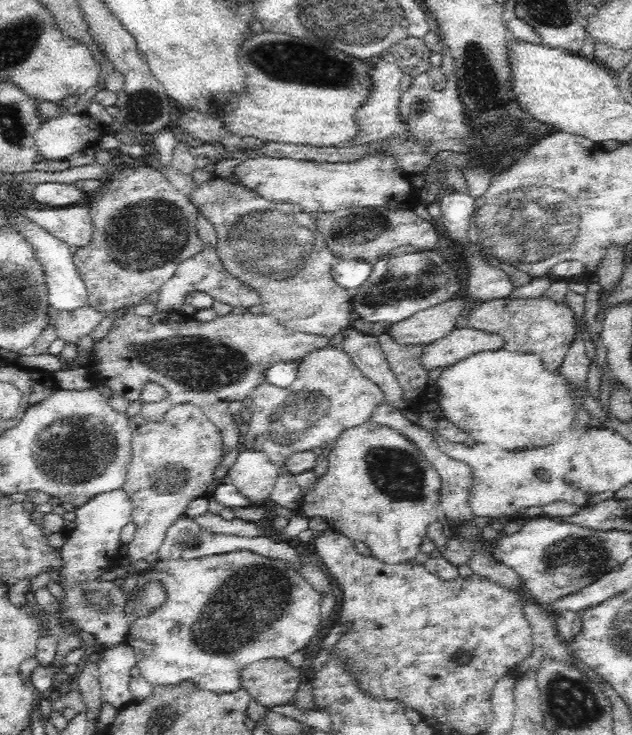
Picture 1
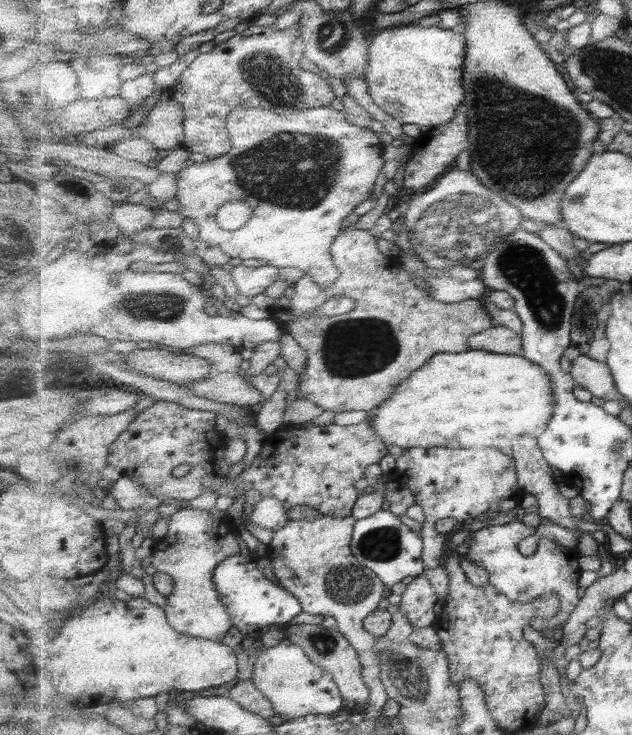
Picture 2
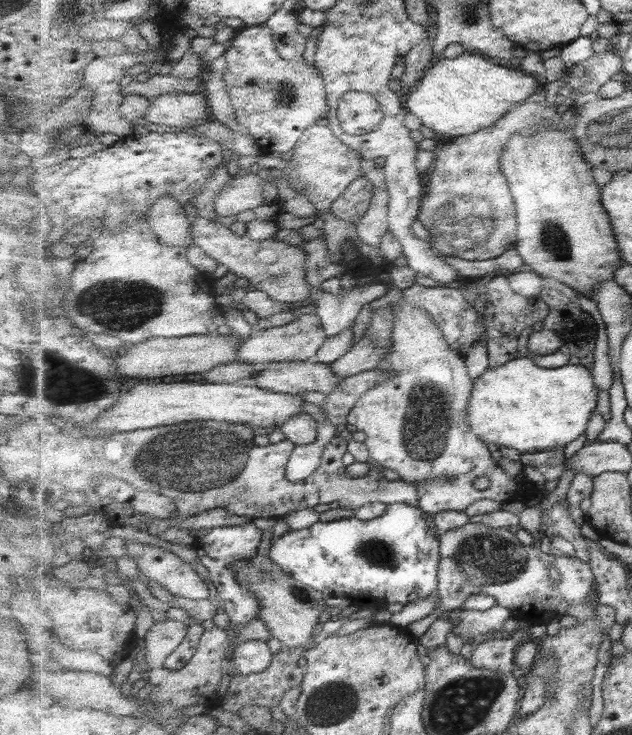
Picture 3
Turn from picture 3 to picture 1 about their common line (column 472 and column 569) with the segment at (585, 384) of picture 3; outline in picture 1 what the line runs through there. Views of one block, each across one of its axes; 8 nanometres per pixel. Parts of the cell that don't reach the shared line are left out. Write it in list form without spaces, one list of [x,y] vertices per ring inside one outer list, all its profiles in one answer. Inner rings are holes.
[[[501,349],[472,354],[469,355],[468,358],[464,358],[464,360],[456,362],[456,364],[452,364],[451,366],[444,368],[444,370],[442,370],[442,374],[438,376],[436,384],[438,384],[438,394],[436,395],[436,398],[438,405],[440,406],[440,410],[442,410],[443,418],[445,418],[448,422],[451,422],[454,426],[456,426],[456,428],[464,430],[466,434],[470,434],[470,438],[468,438],[468,440],[472,442],[471,445],[498,444],[501,449],[510,452],[540,448],[540,446],[552,444],[552,440],[556,438],[556,434],[558,434],[560,430],[568,430],[568,426],[571,427],[573,414],[575,413],[574,399],[566,396],[566,394],[570,394],[570,391],[568,391],[568,387],[564,388],[564,386],[566,386],[565,378],[563,378],[562,374],[559,374],[559,372],[548,374],[548,371],[544,370],[544,367],[542,367],[542,361],[540,361],[540,358],[532,354],[521,354]]]

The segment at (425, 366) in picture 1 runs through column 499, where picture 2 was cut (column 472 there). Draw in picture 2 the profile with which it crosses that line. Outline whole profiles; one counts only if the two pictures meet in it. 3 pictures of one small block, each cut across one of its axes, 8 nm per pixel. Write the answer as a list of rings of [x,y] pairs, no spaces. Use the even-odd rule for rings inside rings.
[[[500,325],[472,336],[468,346],[472,350],[492,351],[494,354],[521,355],[523,351],[521,335]]]

